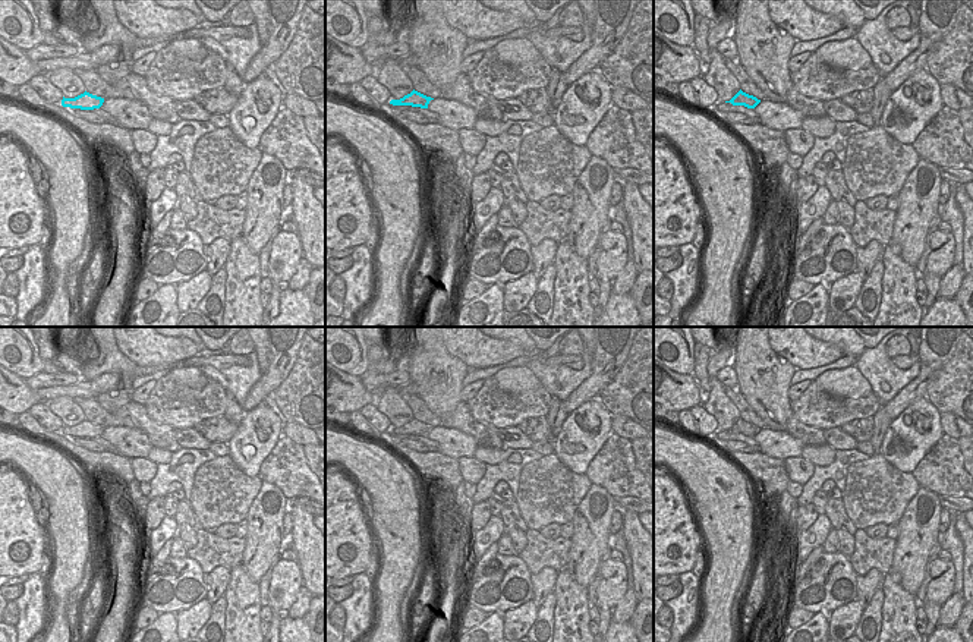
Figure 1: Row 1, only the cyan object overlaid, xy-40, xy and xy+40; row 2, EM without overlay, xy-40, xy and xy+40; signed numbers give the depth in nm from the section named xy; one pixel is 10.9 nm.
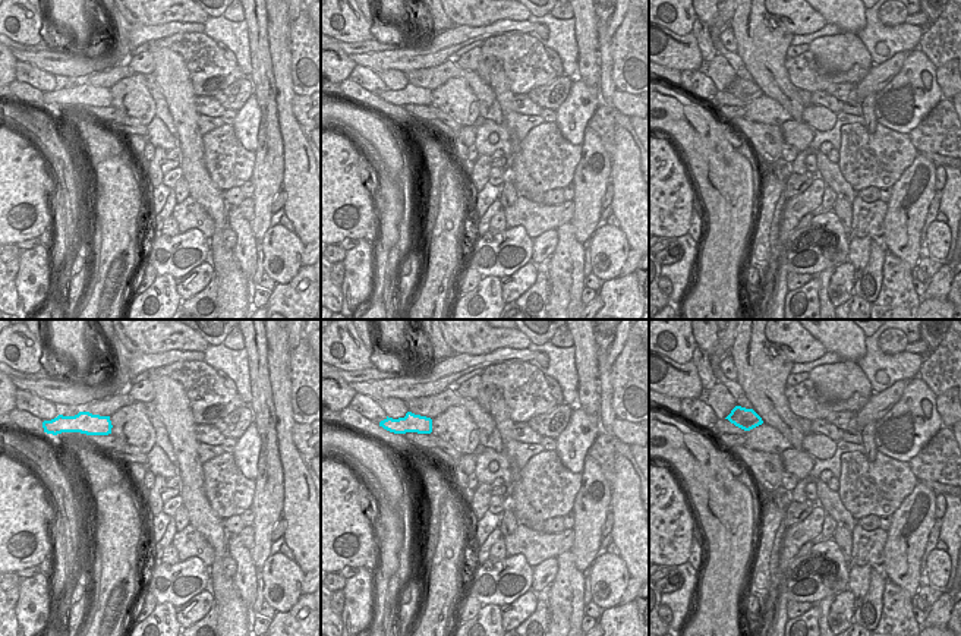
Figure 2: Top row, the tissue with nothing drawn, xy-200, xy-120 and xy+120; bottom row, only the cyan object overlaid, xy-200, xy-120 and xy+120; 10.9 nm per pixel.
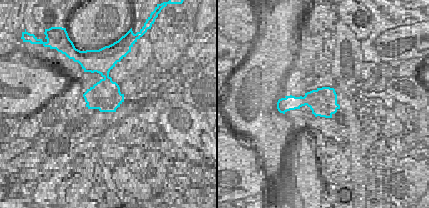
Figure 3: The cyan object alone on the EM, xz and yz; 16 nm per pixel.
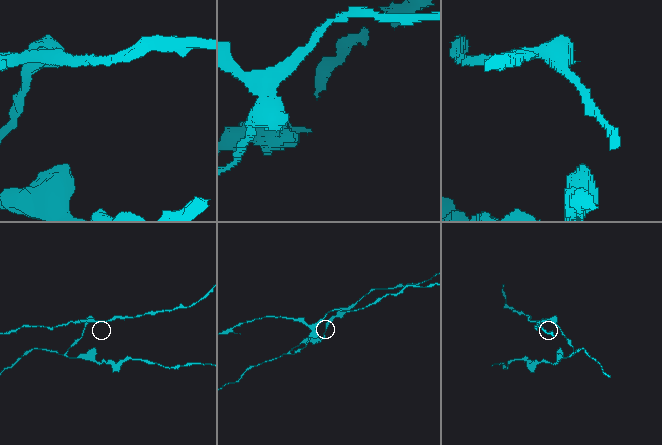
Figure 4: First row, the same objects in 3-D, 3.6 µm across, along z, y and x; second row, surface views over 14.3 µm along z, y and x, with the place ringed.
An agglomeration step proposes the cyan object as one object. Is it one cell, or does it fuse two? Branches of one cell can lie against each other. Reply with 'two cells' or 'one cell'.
two cells

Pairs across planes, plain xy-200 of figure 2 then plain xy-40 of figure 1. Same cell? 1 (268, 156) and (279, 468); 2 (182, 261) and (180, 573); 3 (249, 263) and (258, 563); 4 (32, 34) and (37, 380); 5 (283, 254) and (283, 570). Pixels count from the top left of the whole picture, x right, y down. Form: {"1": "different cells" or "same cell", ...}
{"1": "different cells", "2": "same cell", "3": "different cells", "4": "different cells", "5": "same cell"}

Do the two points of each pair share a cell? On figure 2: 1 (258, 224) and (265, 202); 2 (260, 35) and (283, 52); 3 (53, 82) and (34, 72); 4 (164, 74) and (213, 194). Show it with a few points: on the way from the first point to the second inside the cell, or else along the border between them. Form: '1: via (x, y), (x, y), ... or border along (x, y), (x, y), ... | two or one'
1: via (261, 219), (262, 208) | one
2: border along (265, 15), (268, 54), (274, 75) | two
3: via (49, 82), (38, 76) | one
4: via (180, 103), (191, 139), (192, 164) | one

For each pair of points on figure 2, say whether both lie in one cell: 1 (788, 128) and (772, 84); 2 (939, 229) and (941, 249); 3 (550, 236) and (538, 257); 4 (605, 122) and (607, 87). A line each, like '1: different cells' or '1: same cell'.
1: different cells
2: same cell
3: same cell
4: different cells

